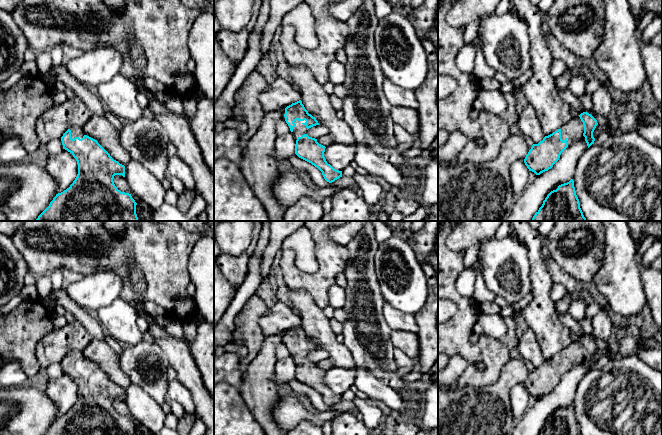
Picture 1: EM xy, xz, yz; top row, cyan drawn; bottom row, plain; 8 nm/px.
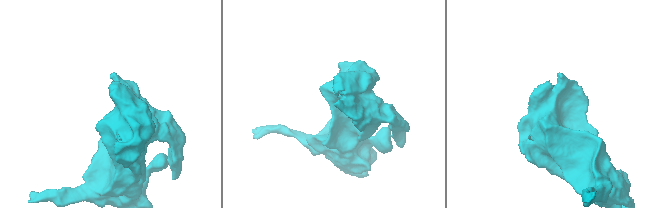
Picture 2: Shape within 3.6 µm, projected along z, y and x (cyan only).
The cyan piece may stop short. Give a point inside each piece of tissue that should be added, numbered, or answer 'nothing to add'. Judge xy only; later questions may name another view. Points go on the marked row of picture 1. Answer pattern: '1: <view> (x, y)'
1: xy (76, 131)

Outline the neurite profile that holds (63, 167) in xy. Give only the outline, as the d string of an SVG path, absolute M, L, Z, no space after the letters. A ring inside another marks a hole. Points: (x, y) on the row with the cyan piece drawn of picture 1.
M65 149L58 155L49 157L45 169L56 180L57 194L69 188L78 174L76 159Z

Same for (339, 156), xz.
M356 142L354 144L331 144L325 148L324 157L334 169L342 171L354 161Z

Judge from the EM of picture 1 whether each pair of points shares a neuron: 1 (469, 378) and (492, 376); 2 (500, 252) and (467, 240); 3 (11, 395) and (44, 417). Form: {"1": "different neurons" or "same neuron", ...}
{"1": "same neuron", "2": "different neurons", "3": "same neuron"}

